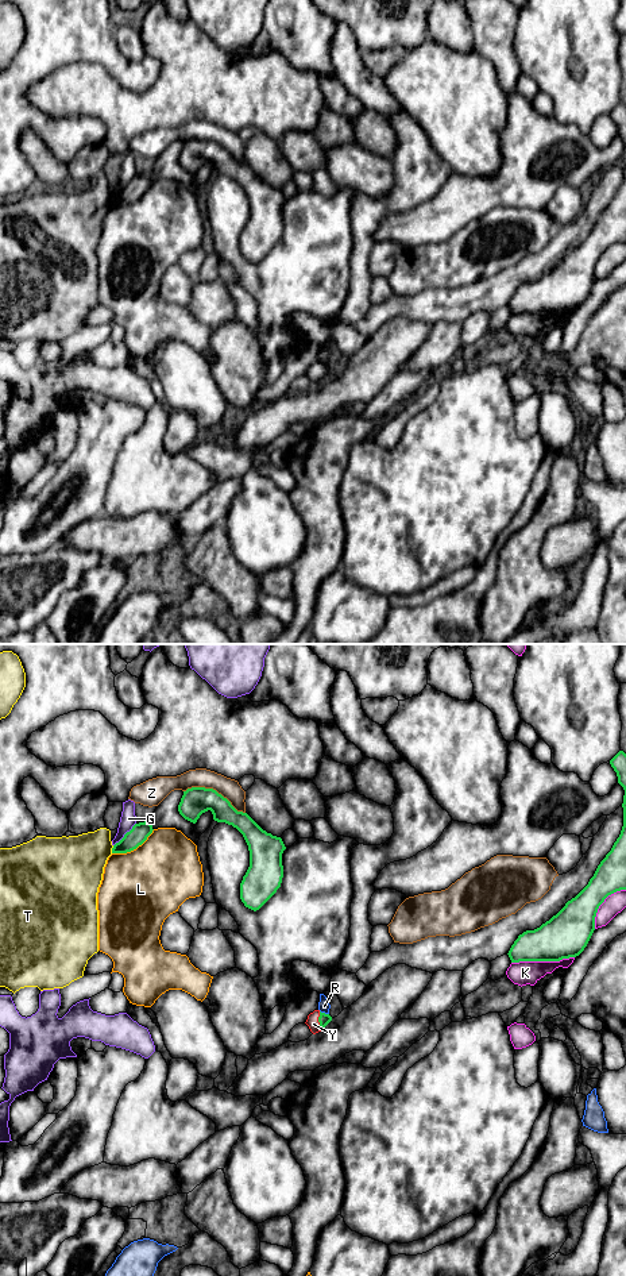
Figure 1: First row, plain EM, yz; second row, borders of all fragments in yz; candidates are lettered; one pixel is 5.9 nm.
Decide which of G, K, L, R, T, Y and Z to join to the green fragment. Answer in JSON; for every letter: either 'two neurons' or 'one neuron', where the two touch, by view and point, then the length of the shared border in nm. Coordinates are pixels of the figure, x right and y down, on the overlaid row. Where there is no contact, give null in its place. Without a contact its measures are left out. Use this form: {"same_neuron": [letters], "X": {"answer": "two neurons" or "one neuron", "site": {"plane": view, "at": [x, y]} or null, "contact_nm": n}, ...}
{"same_neuron": ["Y"], "G": {"answer": "two neurons", "site": {"plane": "yz", "at": [124, 835]}, "contact_nm": 190}, "K": {"answer": "two neurons", "site": {"plane": "yz", "at": [543, 960]}, "contact_nm": 380}, "L": {"answer": "two neurons", "site": {"plane": "yz", "at": [134, 848]}, "contact_nm": 300}, "R": {"answer": "two neurons", "site": {"plane": "yz", "at": [324, 1013]}, "contact_nm": 60}, "T": {"answer": "two neurons", "site": {"plane": "yz", "at": [112, 849]}, "contact_nm": 50}, "Y": {"answer": "one neuron", "site": {"plane": "yz", "at": [319, 1020]}, "contact_nm": 110}, "Z": {"answer": "two neurons", "site": {"plane": "yz", "at": [215, 790]}, "contact_nm": 400}}

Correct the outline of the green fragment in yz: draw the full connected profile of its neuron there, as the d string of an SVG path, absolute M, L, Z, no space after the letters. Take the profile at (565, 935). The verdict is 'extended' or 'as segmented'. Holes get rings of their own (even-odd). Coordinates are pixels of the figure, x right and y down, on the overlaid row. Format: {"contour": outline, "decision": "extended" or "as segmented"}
{"contour": "M619 751L610 764L625 790L621 834L575 898L540 928L518 936L507 953L511 963L560 961L579 956L595 930L599 906L608 895L626 890L626 753Z", "decision": "as segmented"}

